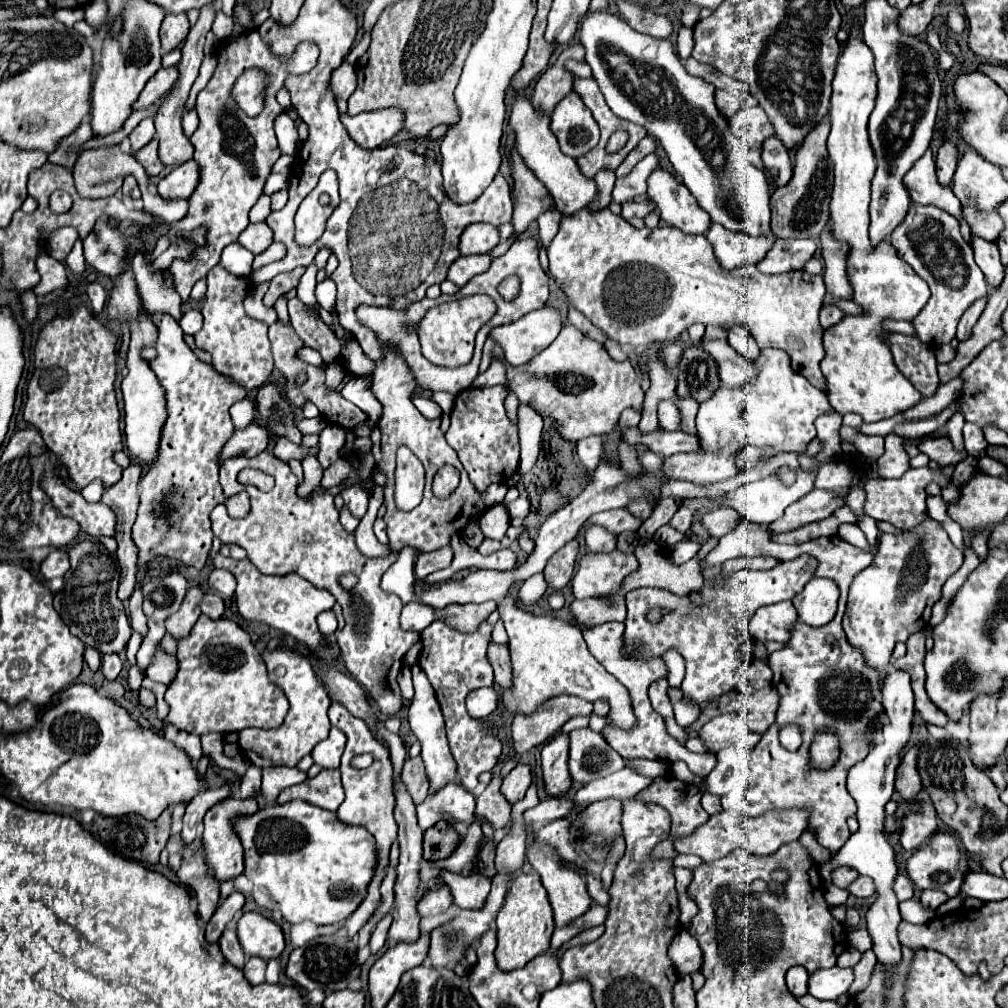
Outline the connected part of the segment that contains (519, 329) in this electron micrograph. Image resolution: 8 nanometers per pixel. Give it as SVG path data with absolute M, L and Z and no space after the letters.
M545 305L537 311L527 313L515 323L495 327L491 337L505 351L505 361L513 366L529 363L537 353L541 353L563 329L563 319L559 309Z

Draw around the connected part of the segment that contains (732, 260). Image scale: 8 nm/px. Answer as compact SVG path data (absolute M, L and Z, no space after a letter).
M719 223L711 225L707 239L715 247L715 257L725 269L757 265L775 243L775 237L747 237L745 233L729 231Z

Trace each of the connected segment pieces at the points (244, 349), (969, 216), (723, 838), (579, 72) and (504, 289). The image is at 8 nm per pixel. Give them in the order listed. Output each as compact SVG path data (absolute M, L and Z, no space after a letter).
M215 265L207 273L207 293L201 309L205 323L203 329L195 333L195 345L203 351L209 351L211 365L217 373L243 385L247 391L253 391L269 381L275 365L271 357L267 325L251 319L243 309L243 301L249 291L251 283L247 277L237 277L225 271L221 265Z
M965 205L961 207L963 217L971 229L971 233L975 233L977 237L983 237L985 241L995 243L999 239L999 233L1003 231L1003 219L999 217L997 211L991 213L979 213L979 209L975 209L975 205Z
M777 809L771 813L763 813L759 817L721 811L717 815L711 815L709 821L703 823L701 829L695 829L693 835L675 839L674 847L679 854L699 855L705 863L721 859L739 847L755 855L771 855L781 845L799 839L805 829L807 829L807 809Z
M567 61L565 65L569 65L569 71L575 73L577 77L591 77L591 69L585 61Z
M505 277L499 285L499 295L505 301L511 301L517 297L517 293L519 293L519 277Z

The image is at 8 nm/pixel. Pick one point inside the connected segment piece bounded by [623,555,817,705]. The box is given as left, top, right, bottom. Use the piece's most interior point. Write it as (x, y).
(709, 628)

